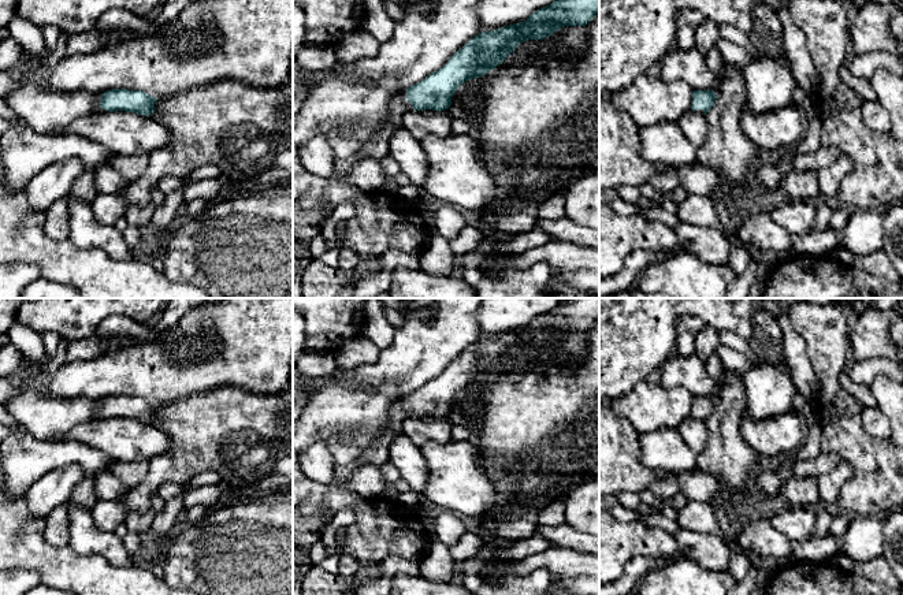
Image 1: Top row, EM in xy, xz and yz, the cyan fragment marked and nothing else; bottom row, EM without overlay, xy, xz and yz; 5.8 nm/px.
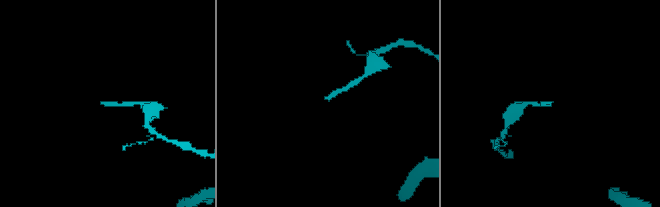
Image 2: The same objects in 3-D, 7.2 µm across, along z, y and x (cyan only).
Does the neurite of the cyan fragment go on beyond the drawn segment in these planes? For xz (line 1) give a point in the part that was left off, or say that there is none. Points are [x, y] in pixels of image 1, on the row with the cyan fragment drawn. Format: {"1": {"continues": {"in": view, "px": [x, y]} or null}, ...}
{"1": {"continues": {"in": "xz", "px": [378, 147]}}}

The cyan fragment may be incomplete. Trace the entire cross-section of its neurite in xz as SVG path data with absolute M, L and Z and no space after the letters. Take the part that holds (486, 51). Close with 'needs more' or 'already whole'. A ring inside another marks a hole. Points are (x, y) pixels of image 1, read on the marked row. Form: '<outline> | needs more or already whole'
M555 0L532 12L524 22L479 33L458 49L447 63L426 79L390 97L383 129L346 159L335 159L338 175L350 172L364 159L382 160L389 155L393 134L402 129L408 111L445 111L456 90L468 79L488 74L516 47L527 40L543 40L564 26L586 26L599 12L599 0Z | needs more

